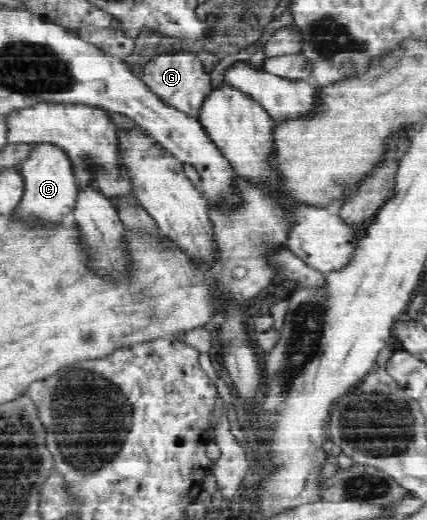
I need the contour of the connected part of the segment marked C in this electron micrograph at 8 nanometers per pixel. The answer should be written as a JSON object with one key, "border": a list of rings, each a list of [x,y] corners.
{"border":[[[53,142],[28,143],[28,154],[19,168],[25,178],[25,191],[18,206],[18,217],[23,220],[31,216],[38,222],[69,222],[78,194],[78,182],[67,151]]]}

